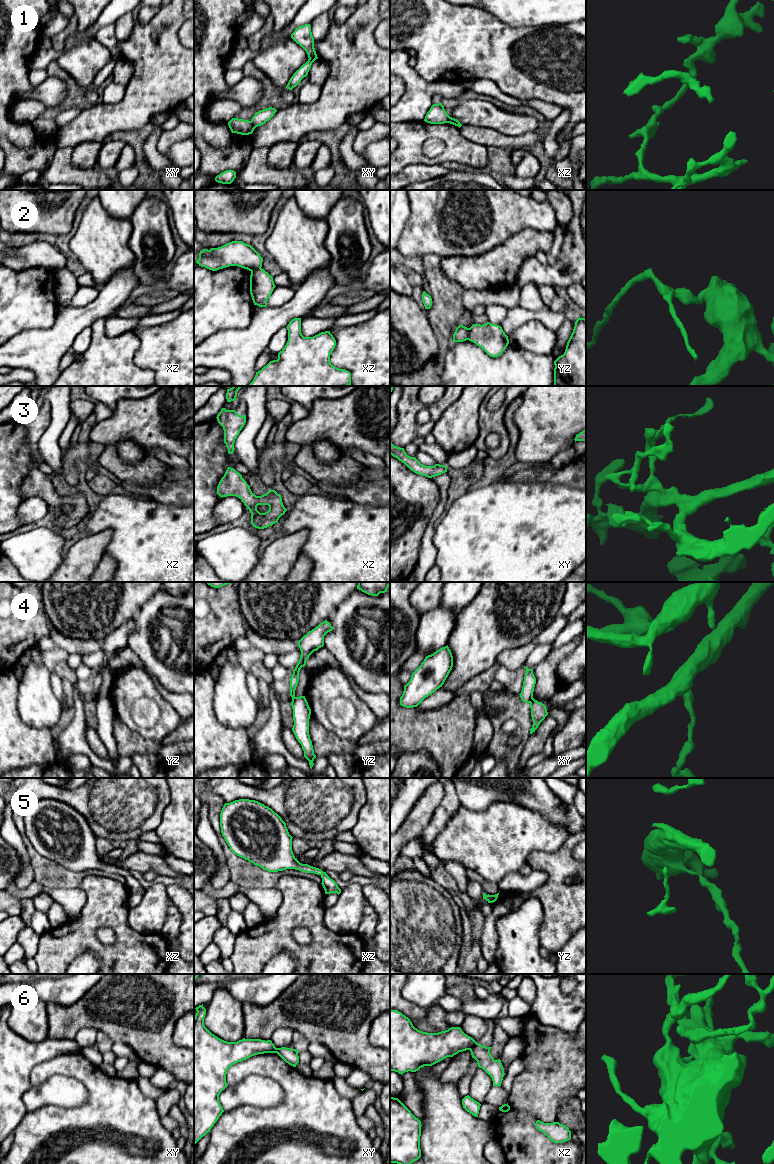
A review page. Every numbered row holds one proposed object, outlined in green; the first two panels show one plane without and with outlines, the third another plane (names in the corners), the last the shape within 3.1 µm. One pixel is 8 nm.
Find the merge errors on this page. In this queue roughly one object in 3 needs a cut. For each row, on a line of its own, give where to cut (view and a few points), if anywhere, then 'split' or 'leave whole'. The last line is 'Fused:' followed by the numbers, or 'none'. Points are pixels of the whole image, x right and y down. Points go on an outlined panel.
1: cut in xy along (250, 121), (255, 127); split
2: cut in yz along (470, 328), (467, 339); split
3: no cut; leave whole
4: cut in xy along (532, 697), (529, 702); split
5: no cut; leave whole
6: cut in xz along (476, 1042), (470, 1050); split
Fused: 1, 2, 4, 6

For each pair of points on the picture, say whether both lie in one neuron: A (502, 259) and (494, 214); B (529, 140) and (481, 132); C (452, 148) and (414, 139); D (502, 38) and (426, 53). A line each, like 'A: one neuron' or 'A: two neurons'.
A: two neurons
B: one neuron
C: one neuron
D: one neuron

